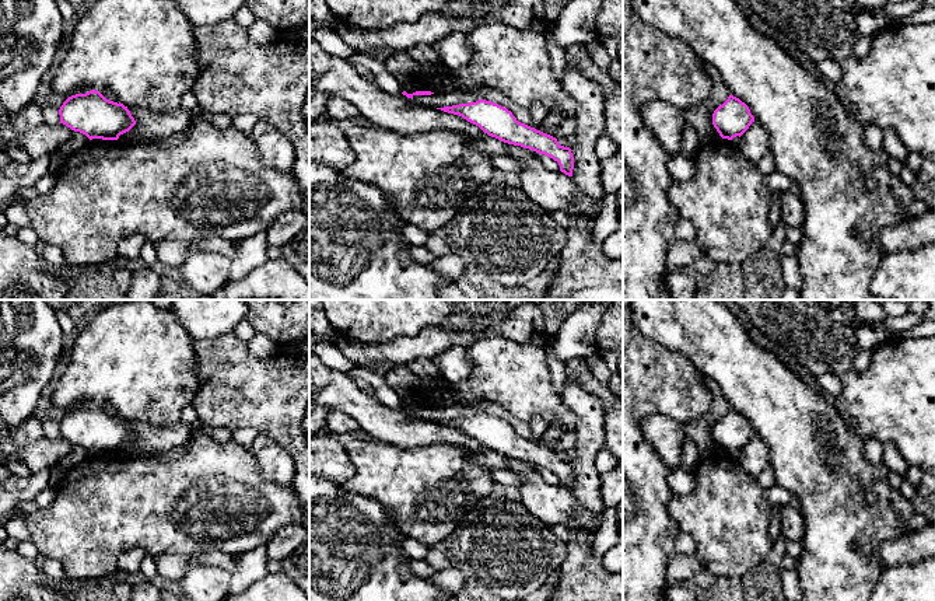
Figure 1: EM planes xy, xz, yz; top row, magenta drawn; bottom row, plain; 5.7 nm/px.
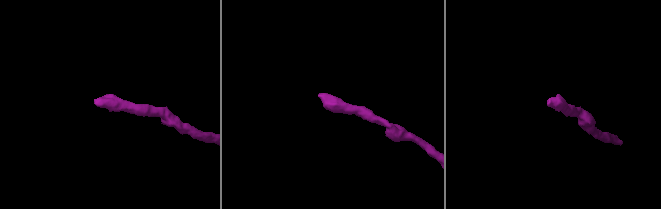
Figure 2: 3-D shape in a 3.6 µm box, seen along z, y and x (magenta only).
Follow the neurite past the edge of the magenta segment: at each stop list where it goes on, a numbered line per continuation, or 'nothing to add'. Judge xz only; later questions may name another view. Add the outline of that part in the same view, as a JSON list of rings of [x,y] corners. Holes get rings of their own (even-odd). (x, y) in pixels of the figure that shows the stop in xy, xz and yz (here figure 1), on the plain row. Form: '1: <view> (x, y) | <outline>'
nothing to add

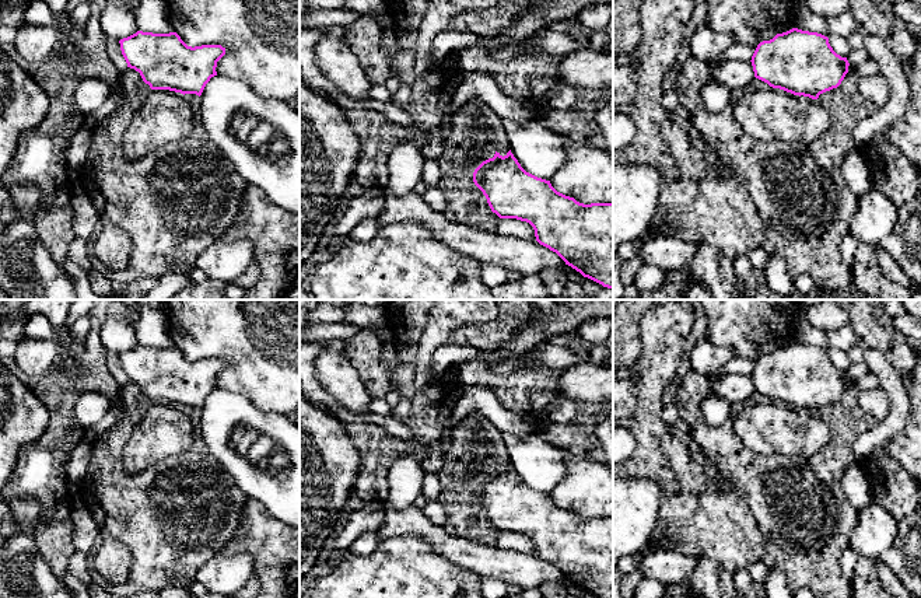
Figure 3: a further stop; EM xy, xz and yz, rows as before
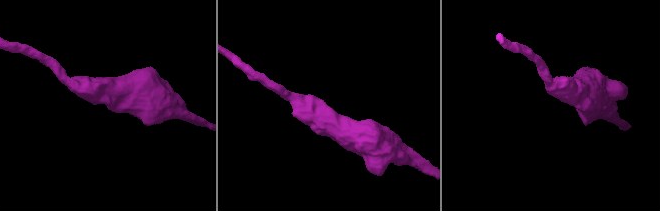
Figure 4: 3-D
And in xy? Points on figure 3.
nothing to add

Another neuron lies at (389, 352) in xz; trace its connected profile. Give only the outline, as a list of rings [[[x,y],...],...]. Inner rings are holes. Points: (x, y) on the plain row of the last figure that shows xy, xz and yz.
[[[395,340],[382,346],[382,361],[385,364],[388,374],[389,374],[391,384],[392,384],[392,375],[393,375],[395,368],[398,366],[398,356],[399,356],[399,347]]]

